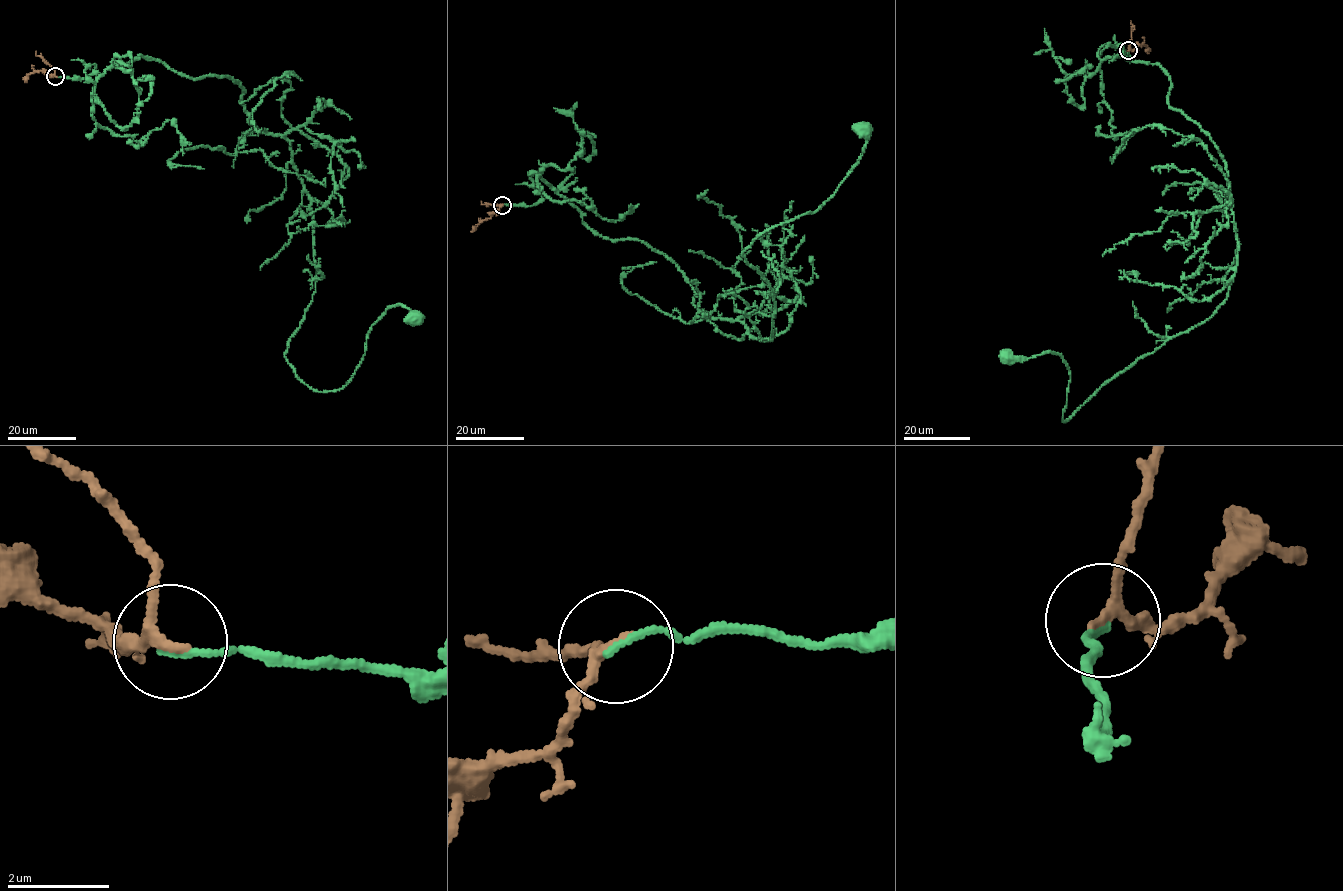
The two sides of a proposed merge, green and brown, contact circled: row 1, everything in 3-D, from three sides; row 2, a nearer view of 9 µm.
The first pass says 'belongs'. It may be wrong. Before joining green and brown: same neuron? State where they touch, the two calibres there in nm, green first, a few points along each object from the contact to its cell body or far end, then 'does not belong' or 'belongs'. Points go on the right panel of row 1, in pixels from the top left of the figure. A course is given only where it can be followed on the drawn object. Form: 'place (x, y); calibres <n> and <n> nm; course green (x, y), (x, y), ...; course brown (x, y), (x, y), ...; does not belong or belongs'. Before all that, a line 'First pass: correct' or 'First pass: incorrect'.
First pass: incorrect
place (1128, 50); calibres 130 and 190 nm; course green (1128, 50), (1099, 57), (1159, 65), (1168, 104), (1226, 166), (1227, 299), (1065, 422), (1061, 356), (1006, 358); course brown (1128, 50), (1142, 43), (1151, 50); does not belong

